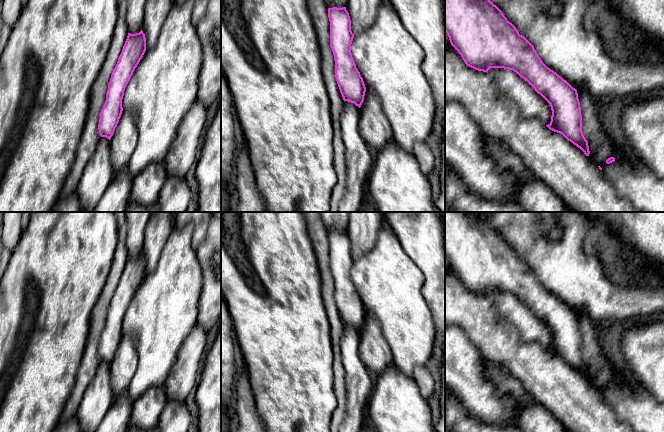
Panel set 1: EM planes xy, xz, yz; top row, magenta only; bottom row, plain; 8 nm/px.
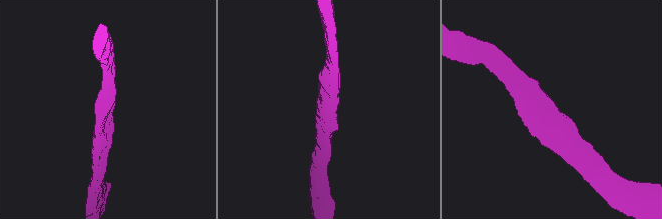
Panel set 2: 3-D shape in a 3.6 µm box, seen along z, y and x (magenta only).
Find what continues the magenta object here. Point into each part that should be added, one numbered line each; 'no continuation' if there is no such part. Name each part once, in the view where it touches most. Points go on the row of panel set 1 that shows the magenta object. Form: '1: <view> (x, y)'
no continuation

